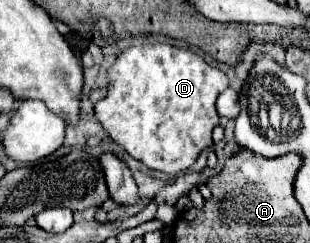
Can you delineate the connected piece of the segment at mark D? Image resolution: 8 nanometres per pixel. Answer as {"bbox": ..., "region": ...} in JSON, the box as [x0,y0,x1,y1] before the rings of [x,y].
{"bbox":[94,43,228,175],"region":[[[144,43],[124,49],[114,65],[106,71],[108,95],[94,105],[96,119],[108,135],[134,159],[142,161],[148,169],[178,175],[188,169],[204,147],[212,143],[212,129],[218,125],[216,97],[228,87],[228,77],[218,67],[208,65],[200,55],[190,49],[174,47],[168,43]]]}

